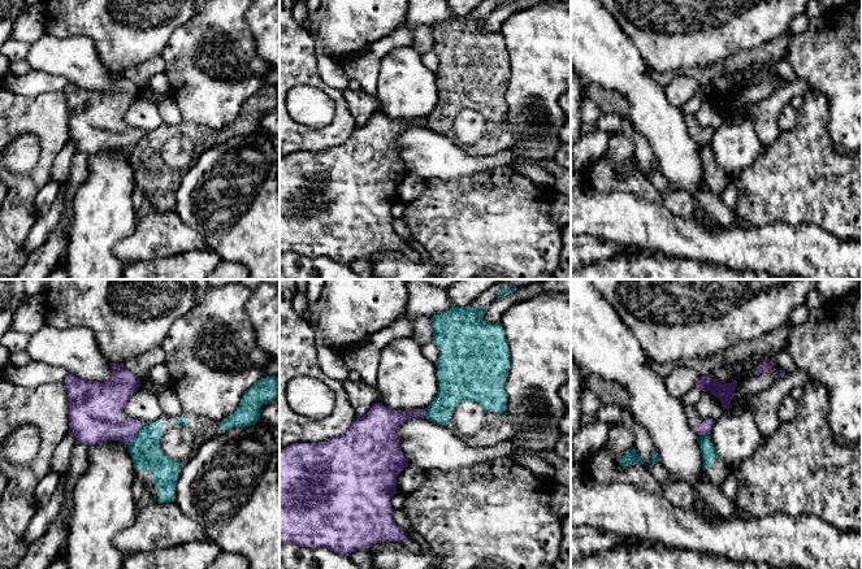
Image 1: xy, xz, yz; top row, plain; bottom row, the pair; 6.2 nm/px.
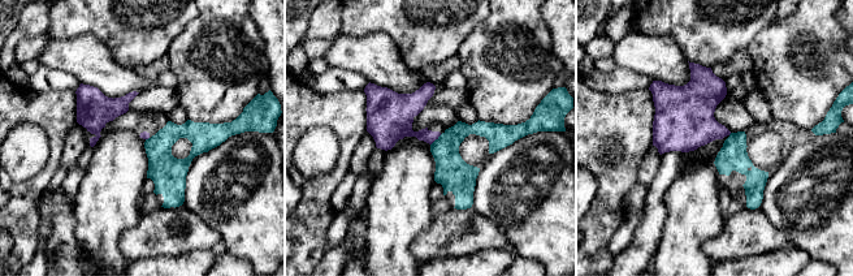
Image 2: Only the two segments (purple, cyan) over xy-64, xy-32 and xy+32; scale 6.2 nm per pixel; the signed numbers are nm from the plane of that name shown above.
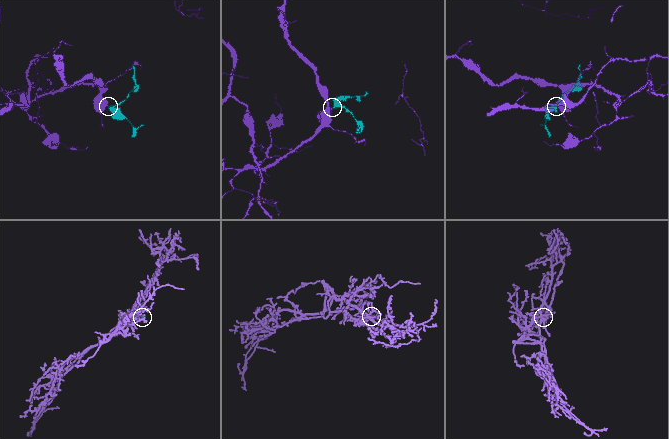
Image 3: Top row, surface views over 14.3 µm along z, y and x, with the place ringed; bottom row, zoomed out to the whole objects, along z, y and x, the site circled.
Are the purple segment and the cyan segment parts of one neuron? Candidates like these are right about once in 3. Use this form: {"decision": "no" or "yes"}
{"decision": "no"}

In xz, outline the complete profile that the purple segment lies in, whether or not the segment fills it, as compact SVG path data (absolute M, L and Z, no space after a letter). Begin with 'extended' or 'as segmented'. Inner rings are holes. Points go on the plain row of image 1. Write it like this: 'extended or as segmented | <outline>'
as segmented | M376 112L339 145L319 152L294 152L280 160L280 253L322 256L343 265L377 251L407 249L393 229L390 208L398 203L397 187L410 174L398 149L398 136L411 127L425 127L426 117L395 120Z

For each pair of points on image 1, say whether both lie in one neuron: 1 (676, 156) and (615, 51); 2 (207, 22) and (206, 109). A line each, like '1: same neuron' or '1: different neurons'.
1: same neuron
2: same neuron

